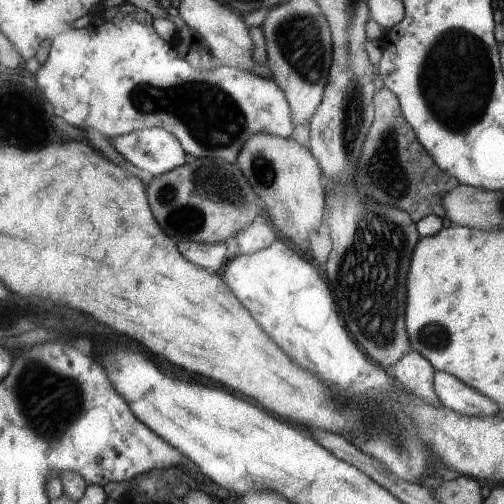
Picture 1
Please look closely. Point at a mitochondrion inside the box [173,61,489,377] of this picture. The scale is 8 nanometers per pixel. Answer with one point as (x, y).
(369, 275)

